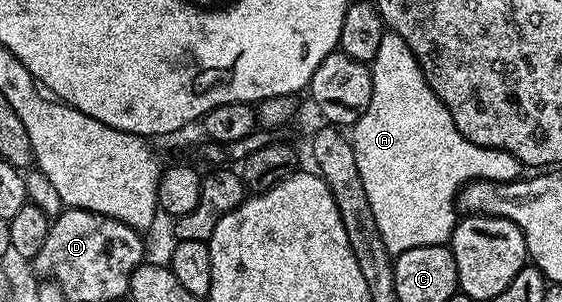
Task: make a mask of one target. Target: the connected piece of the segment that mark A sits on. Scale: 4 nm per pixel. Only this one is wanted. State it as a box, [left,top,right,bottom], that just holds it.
[352,33,520,256]

